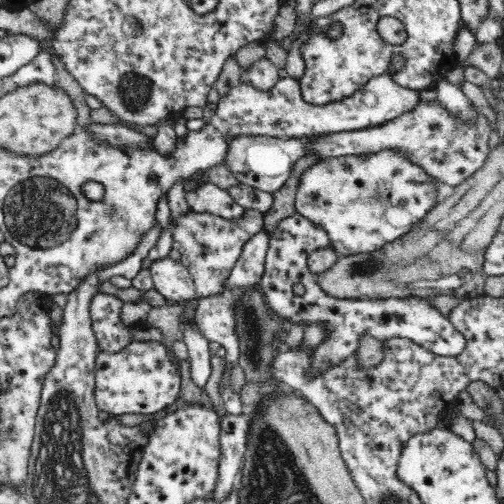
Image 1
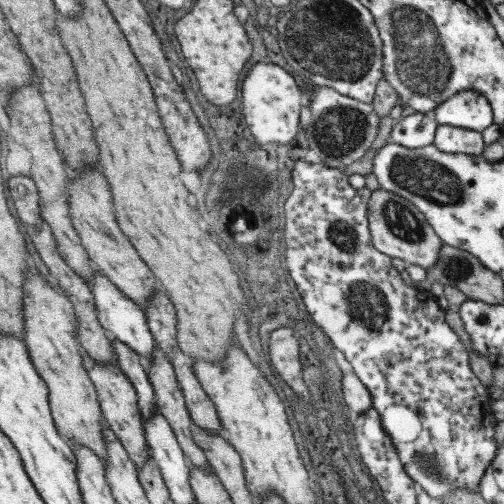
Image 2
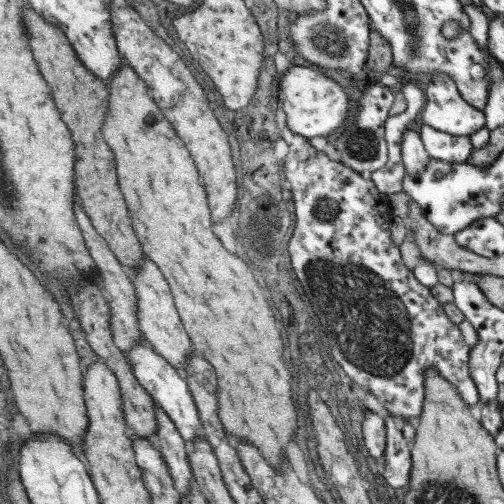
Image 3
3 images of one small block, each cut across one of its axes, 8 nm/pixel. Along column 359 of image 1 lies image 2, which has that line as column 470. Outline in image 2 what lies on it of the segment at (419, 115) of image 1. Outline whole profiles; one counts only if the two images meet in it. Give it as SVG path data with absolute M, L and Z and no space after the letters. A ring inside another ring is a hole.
M437 126L433 136L433 148L441 154L469 154L481 156L485 144L481 140L481 132L461 130L455 126Z

